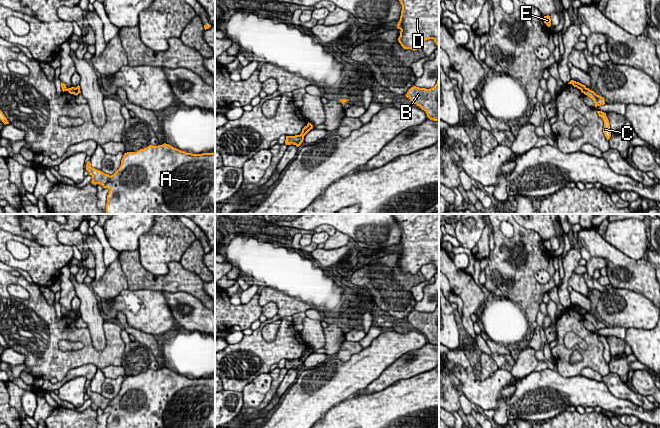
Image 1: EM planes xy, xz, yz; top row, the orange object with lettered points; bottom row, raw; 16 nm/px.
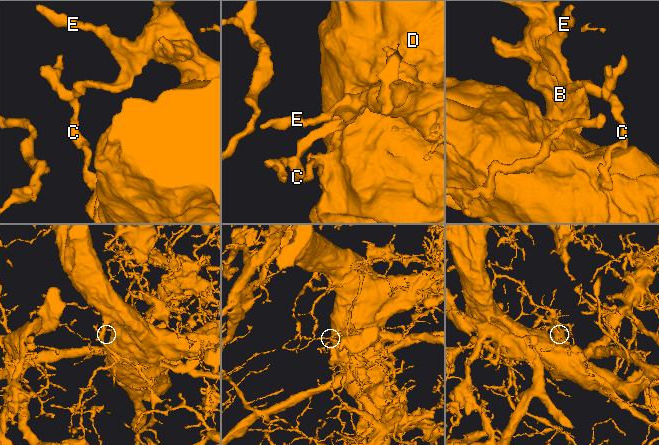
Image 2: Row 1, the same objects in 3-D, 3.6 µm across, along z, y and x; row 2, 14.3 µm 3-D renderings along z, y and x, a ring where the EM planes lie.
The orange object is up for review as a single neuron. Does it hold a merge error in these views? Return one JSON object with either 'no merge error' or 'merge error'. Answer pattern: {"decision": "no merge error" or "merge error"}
{"decision": "merge error"}

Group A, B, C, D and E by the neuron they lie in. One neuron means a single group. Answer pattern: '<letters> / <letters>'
A C D / B E

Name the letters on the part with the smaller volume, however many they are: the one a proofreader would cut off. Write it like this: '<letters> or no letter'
B, E

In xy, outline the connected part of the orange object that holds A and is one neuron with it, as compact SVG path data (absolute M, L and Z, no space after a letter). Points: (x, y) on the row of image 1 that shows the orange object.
M169 144L149 145L136 152L124 154L119 169L108 175L86 164L92 184L100 184L110 191L106 214L215 214L215 153L192 154Z

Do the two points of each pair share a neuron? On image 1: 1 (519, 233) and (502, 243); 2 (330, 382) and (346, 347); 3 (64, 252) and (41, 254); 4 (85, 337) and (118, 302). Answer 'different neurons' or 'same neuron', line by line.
1: same neuron
2: different neurons
3: same neuron
4: different neurons

